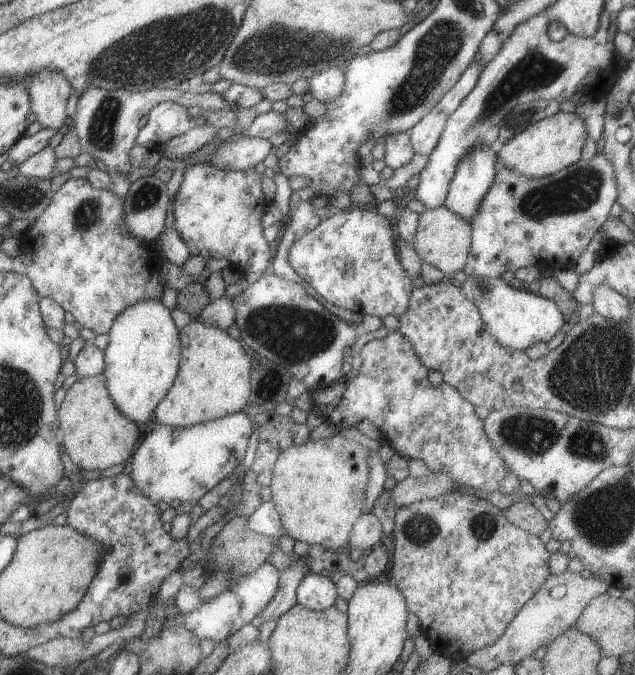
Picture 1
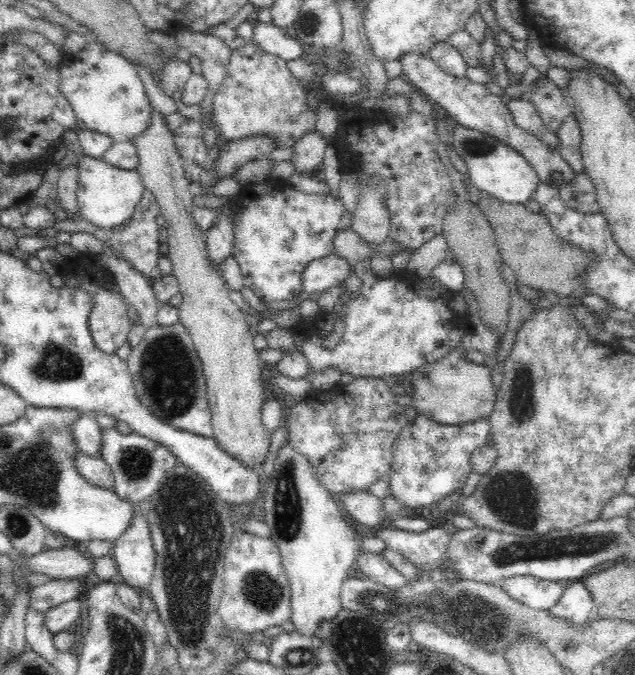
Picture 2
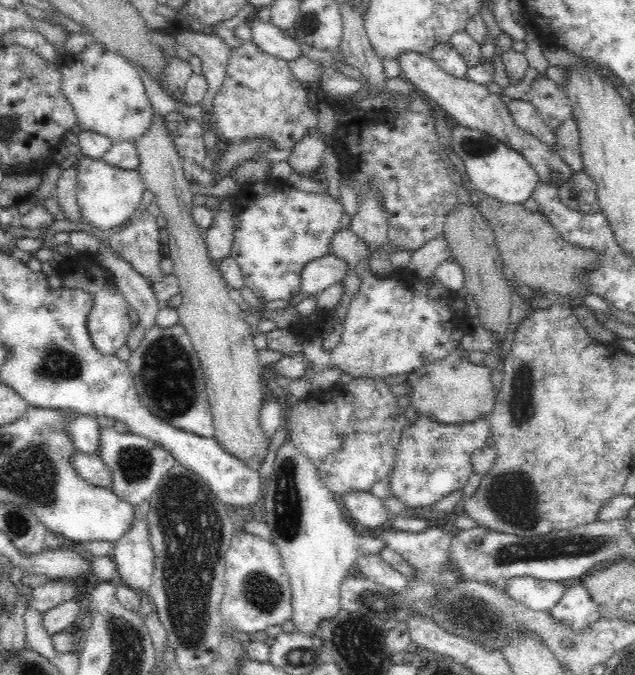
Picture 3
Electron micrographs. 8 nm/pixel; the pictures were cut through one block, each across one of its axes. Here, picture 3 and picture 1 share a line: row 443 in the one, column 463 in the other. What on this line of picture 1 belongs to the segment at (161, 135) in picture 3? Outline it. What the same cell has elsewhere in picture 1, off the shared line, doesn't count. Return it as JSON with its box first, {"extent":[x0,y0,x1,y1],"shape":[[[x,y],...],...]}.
{"extent":[412,204,470,278],"shape":[[[444,204],[418,215],[417,230],[413,234],[412,247],[423,264],[437,268],[447,278],[463,270],[470,247],[470,223],[453,214]]]}

